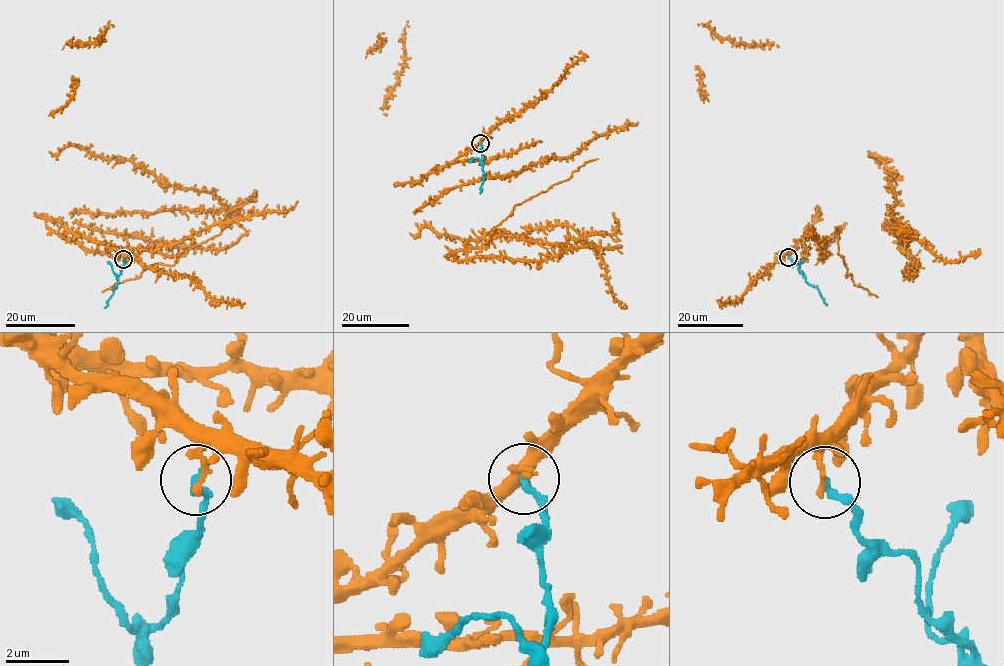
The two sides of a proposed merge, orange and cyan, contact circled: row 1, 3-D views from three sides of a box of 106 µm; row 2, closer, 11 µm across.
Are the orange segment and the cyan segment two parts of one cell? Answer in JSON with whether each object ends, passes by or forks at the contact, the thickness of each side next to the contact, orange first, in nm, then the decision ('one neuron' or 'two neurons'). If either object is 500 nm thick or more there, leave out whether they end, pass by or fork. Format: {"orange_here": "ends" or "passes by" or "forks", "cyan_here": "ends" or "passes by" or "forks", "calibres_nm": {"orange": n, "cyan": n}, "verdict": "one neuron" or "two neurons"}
{"orange_here": "ends", "cyan_here": "ends", "calibres_nm": {"orange": 200, "cyan": 240}, "verdict": "two neurons"}

